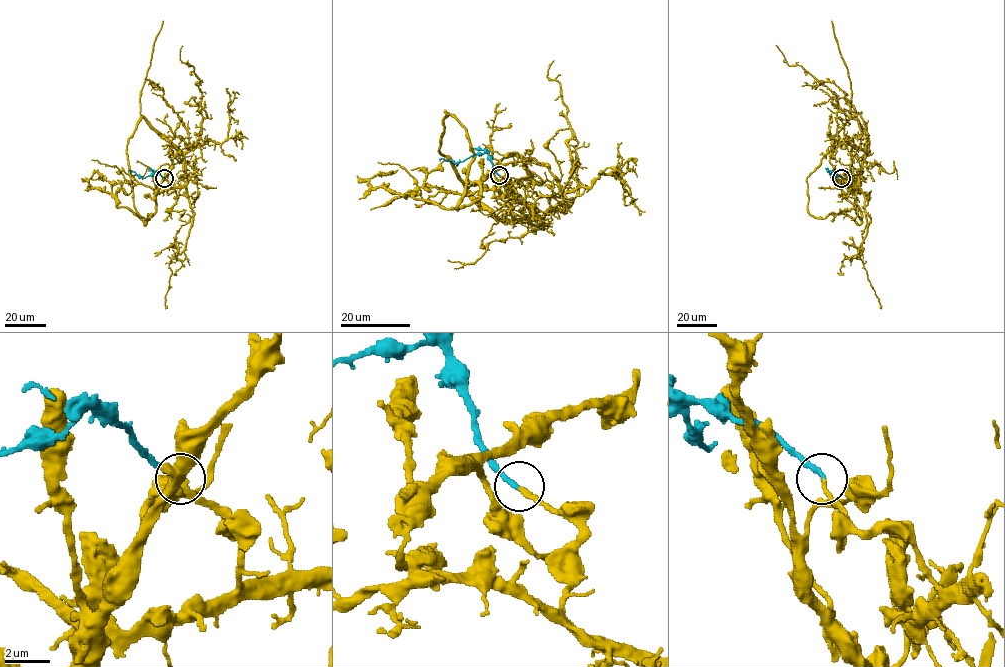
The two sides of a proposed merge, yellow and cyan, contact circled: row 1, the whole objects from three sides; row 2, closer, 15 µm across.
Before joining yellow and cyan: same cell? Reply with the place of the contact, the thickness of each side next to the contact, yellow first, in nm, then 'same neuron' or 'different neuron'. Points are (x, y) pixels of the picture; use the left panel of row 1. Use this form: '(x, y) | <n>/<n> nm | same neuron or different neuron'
(164, 178) | 240/220 nm | same neuron

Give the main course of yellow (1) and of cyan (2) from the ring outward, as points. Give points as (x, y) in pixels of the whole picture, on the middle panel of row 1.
1: (499, 175), (506, 195), (534, 207), (533, 218), (564, 213), (578, 192), (561, 85), (547, 76), (554, 61)
2: (499, 175), (486, 153), (477, 153), (455, 163), (439, 158)

